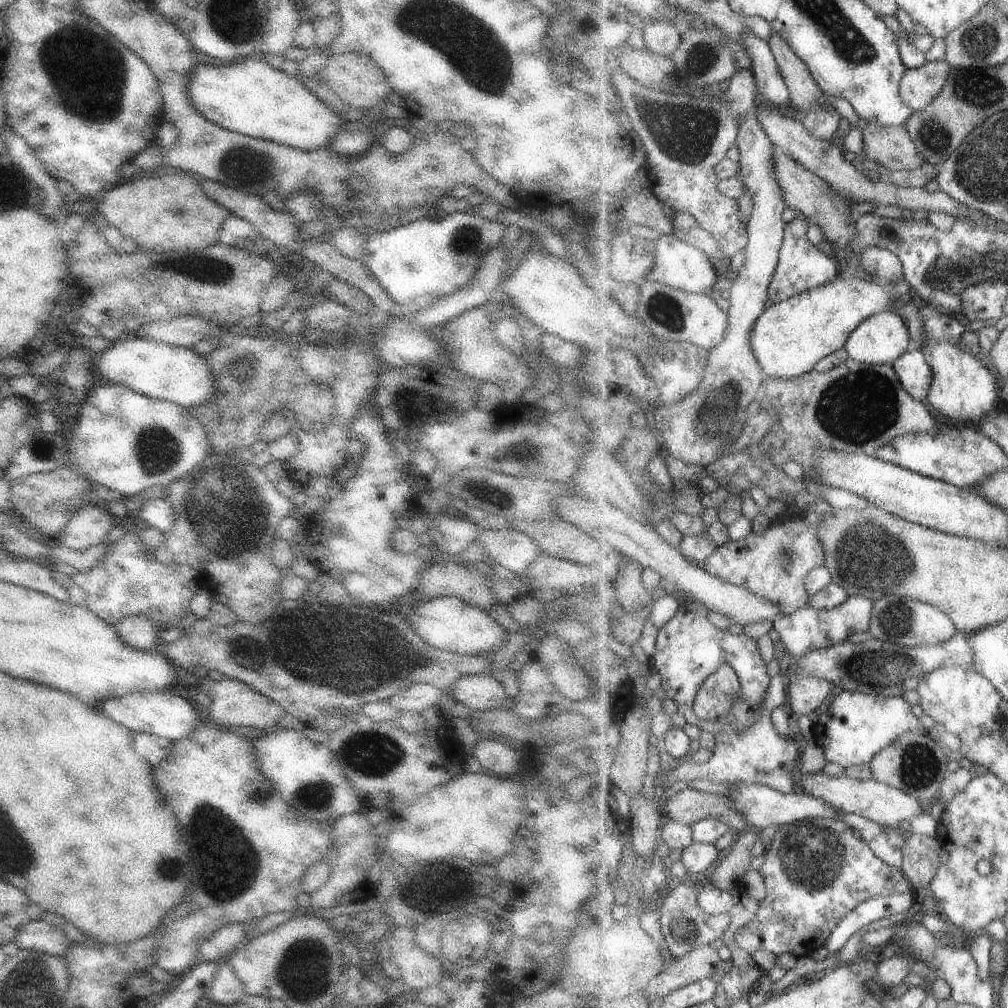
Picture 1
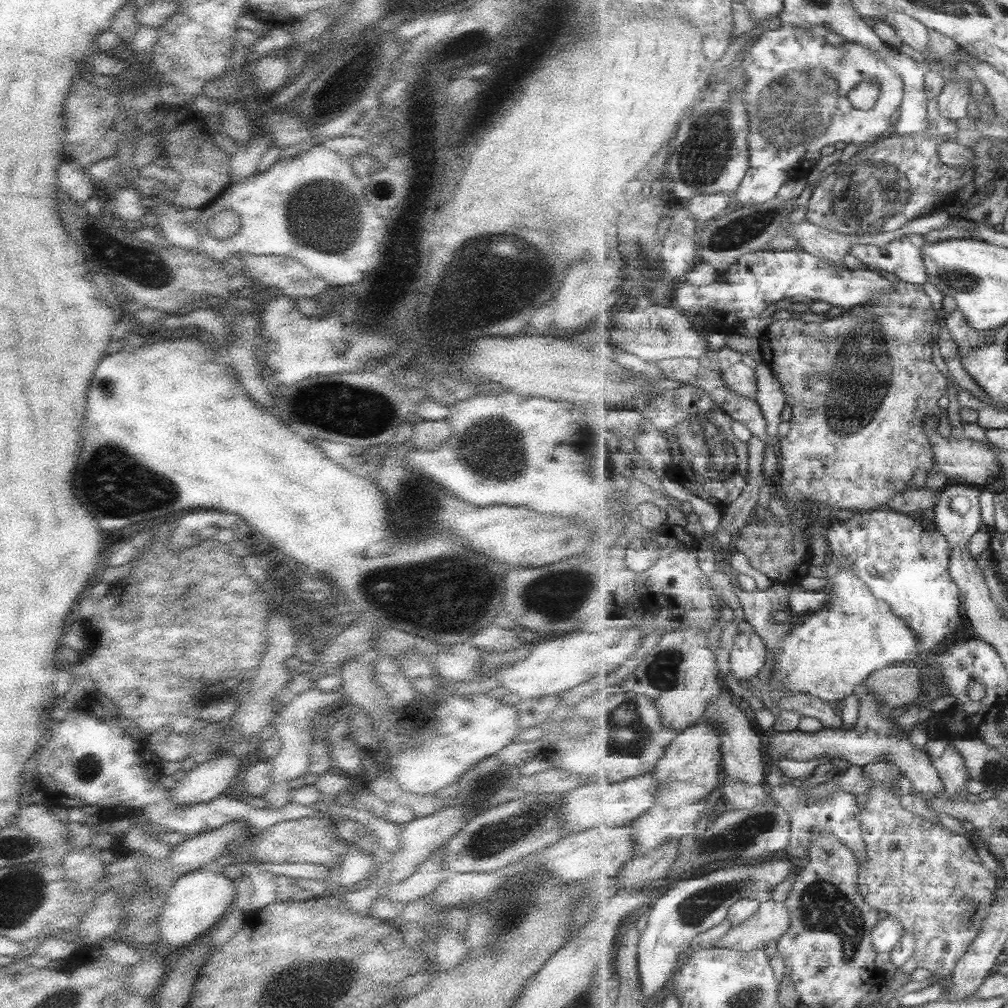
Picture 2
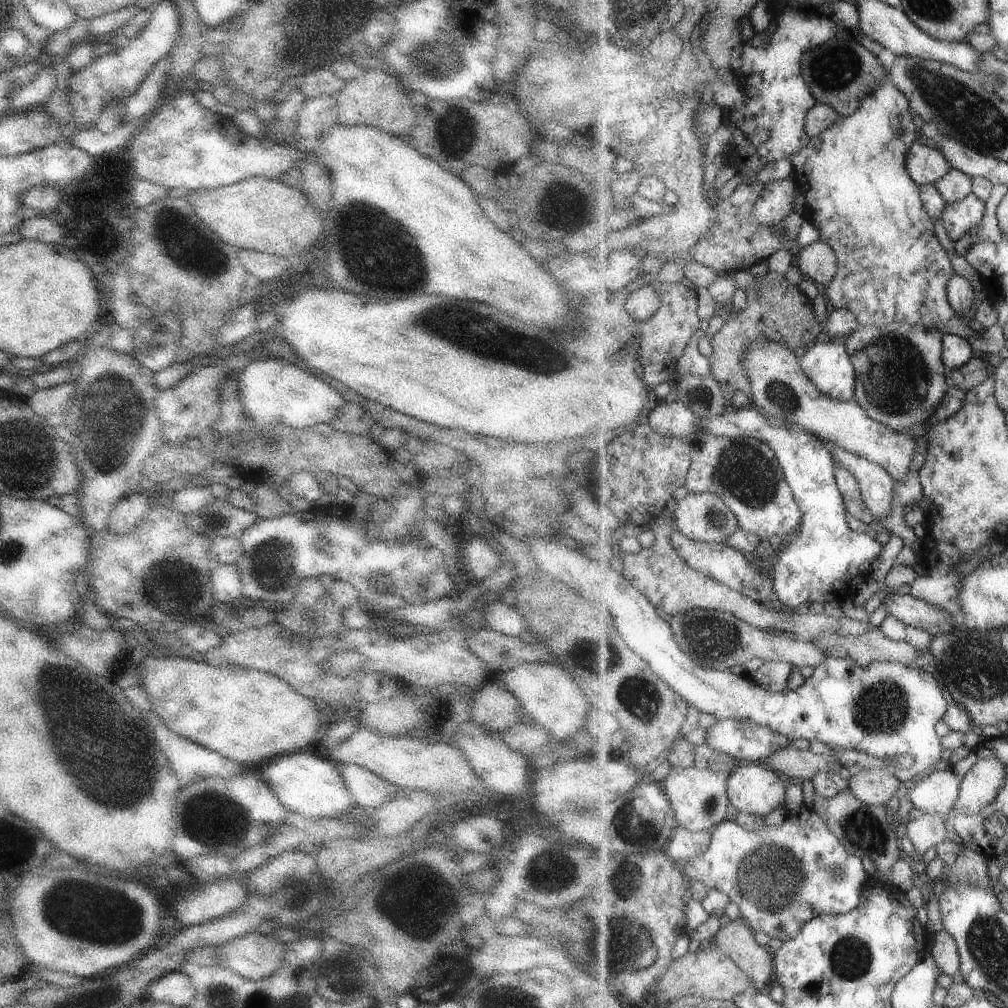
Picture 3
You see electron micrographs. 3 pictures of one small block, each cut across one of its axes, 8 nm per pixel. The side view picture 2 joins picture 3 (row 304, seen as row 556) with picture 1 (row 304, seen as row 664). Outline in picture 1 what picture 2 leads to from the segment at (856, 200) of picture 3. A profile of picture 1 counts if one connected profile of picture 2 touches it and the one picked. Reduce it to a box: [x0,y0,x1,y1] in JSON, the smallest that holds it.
[921,303,1002,422]

